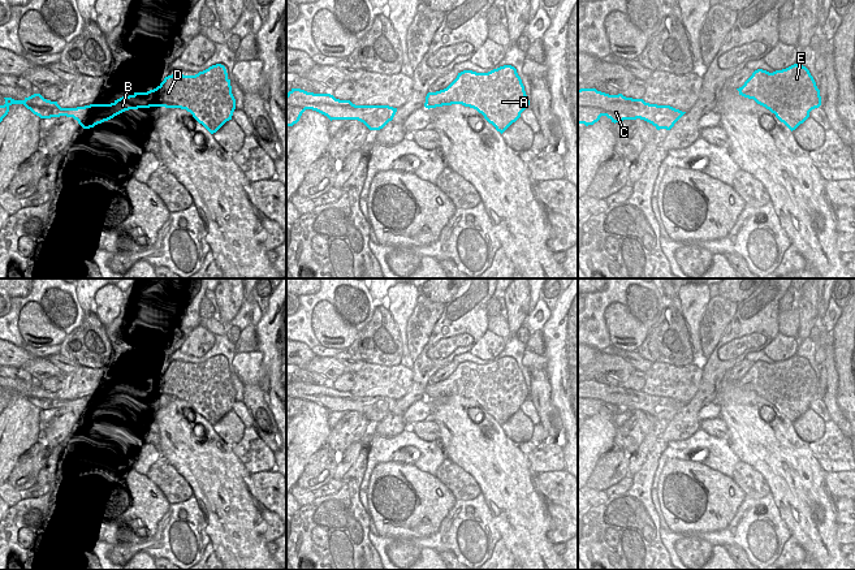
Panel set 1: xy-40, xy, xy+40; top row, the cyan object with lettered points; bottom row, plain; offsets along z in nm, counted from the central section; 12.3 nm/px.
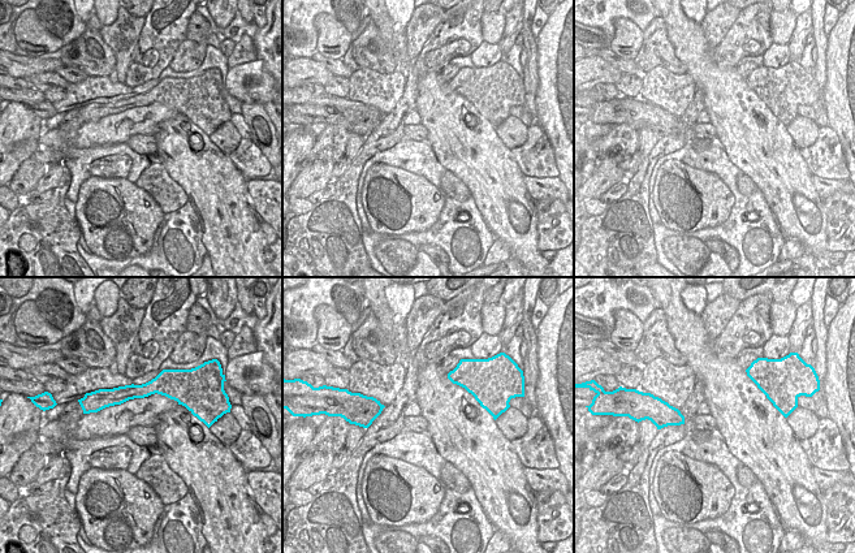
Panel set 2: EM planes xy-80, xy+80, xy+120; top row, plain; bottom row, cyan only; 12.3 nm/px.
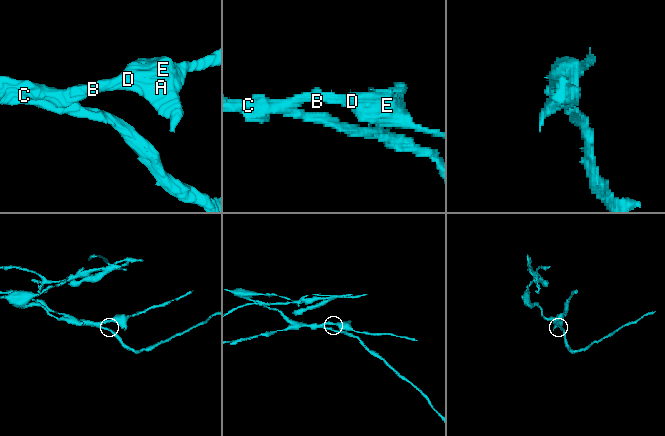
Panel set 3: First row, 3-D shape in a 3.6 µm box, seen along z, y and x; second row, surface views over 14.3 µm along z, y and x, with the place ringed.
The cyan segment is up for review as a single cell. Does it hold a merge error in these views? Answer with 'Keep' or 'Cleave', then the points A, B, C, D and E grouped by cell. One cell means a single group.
Cleave. Groups: A B D E / C.

